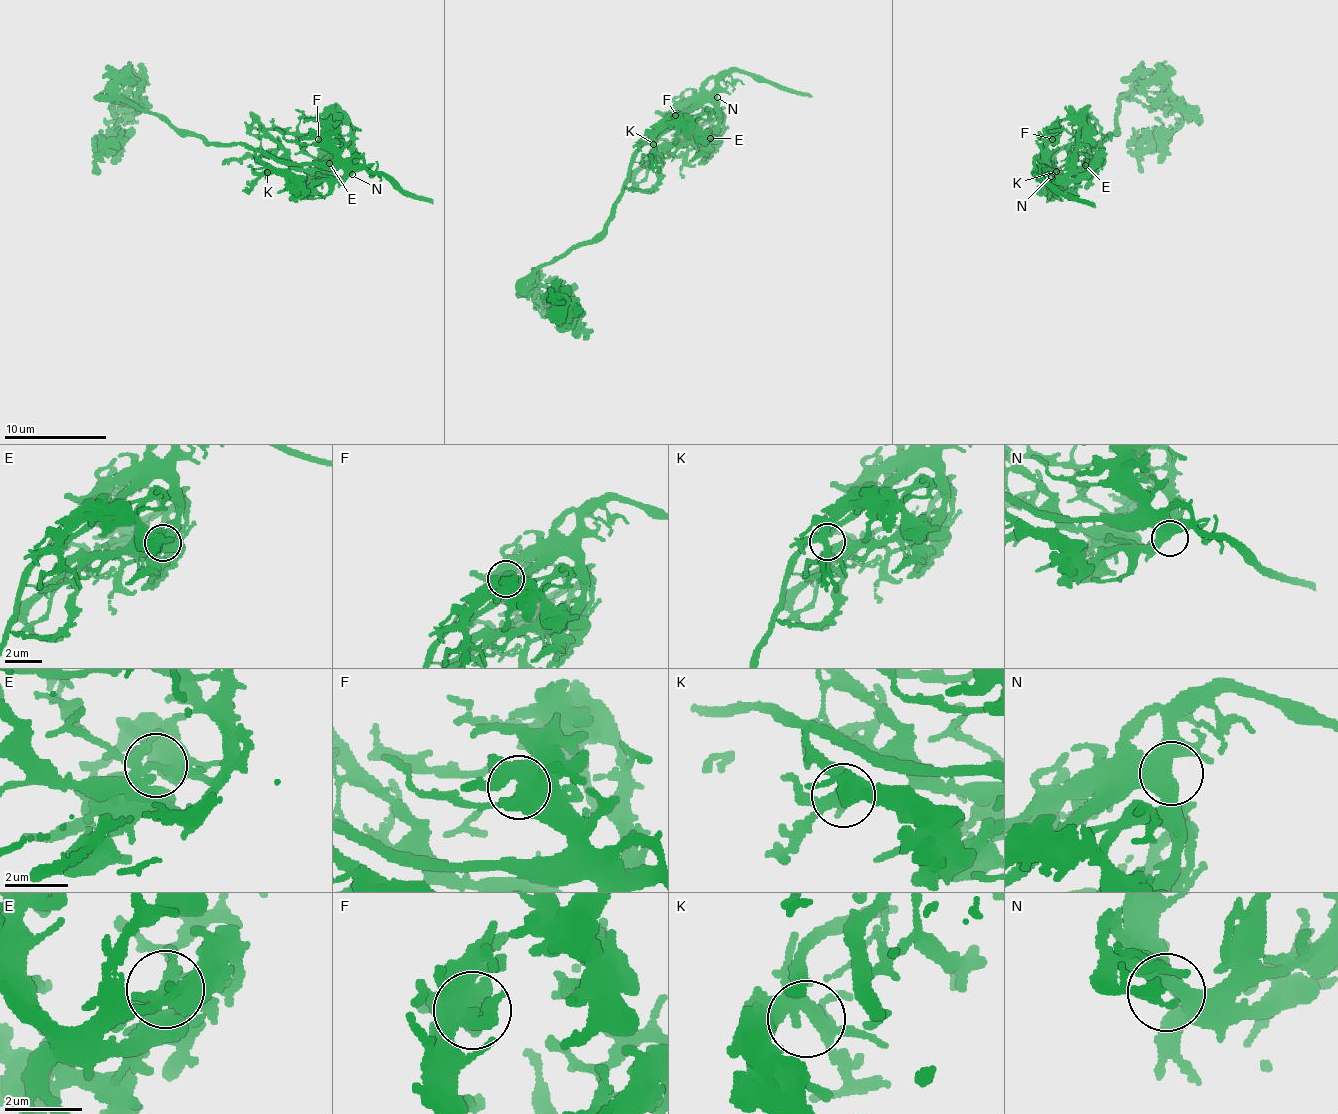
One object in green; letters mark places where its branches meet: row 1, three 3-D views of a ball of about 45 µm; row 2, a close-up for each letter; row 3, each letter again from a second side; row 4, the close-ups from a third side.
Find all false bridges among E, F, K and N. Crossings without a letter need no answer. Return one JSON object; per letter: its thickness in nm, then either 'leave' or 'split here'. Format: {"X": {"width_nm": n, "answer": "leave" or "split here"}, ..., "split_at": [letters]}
{"E": {"width_nm": 240, "answer": "leave"}, "F": {"width_nm": 500, "answer": "leave"}, "K": {"width_nm": 360, "answer": "leave"}, "N": {"width_nm": 420, "answer": "leave"}, "split_at": []}

